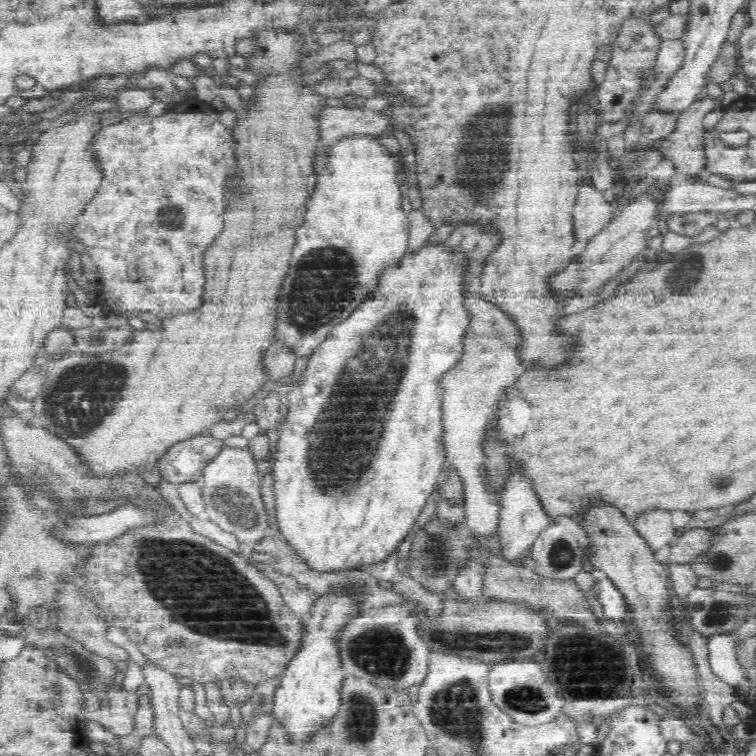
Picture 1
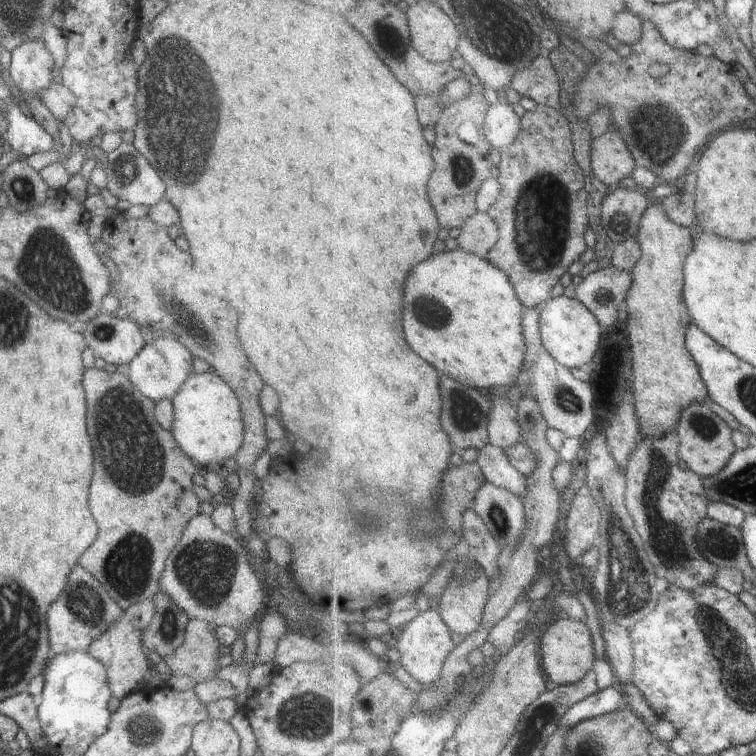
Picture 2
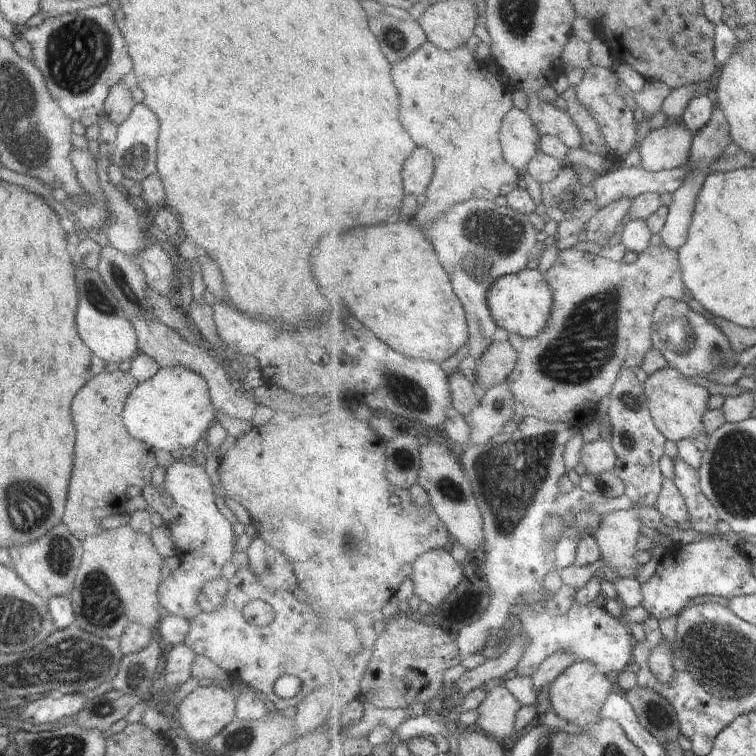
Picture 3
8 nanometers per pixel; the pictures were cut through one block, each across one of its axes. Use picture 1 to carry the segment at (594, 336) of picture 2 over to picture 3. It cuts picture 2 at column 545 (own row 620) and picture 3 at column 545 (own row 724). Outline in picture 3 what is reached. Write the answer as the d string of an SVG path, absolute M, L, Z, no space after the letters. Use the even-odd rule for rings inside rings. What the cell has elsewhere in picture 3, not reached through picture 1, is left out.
M527 268L520 273L510 274L496 281L496 284L488 290L488 304L500 328L526 338L536 338L550 324L550 316L556 306L556 292L552 290L546 273Z

